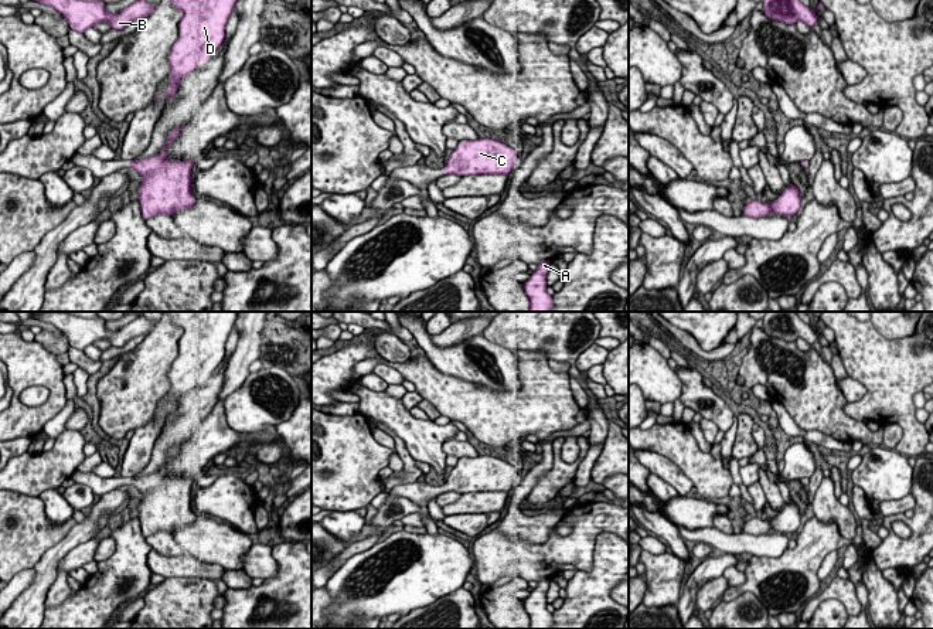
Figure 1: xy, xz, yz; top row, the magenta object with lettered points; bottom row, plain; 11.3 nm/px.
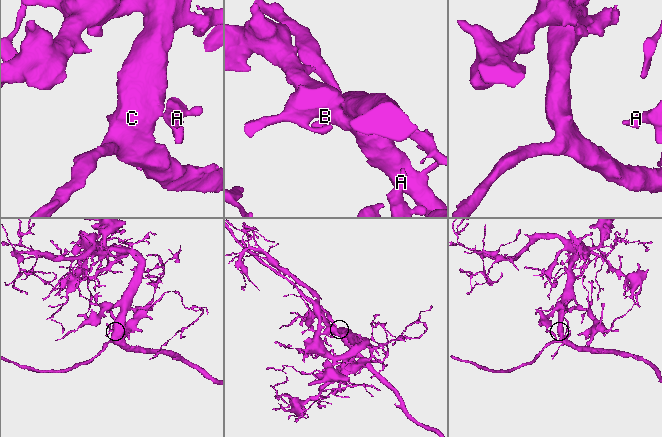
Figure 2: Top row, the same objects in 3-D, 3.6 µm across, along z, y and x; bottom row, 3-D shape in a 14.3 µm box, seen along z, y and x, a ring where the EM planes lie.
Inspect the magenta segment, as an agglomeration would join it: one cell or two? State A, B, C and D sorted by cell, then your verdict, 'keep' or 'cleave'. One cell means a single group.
groups A B C D; keep

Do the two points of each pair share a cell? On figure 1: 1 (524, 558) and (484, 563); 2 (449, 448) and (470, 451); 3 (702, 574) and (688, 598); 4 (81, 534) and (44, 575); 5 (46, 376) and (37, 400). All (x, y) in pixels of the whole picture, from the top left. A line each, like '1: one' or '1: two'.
1: one
2: one
3: one
4: one
5: two

